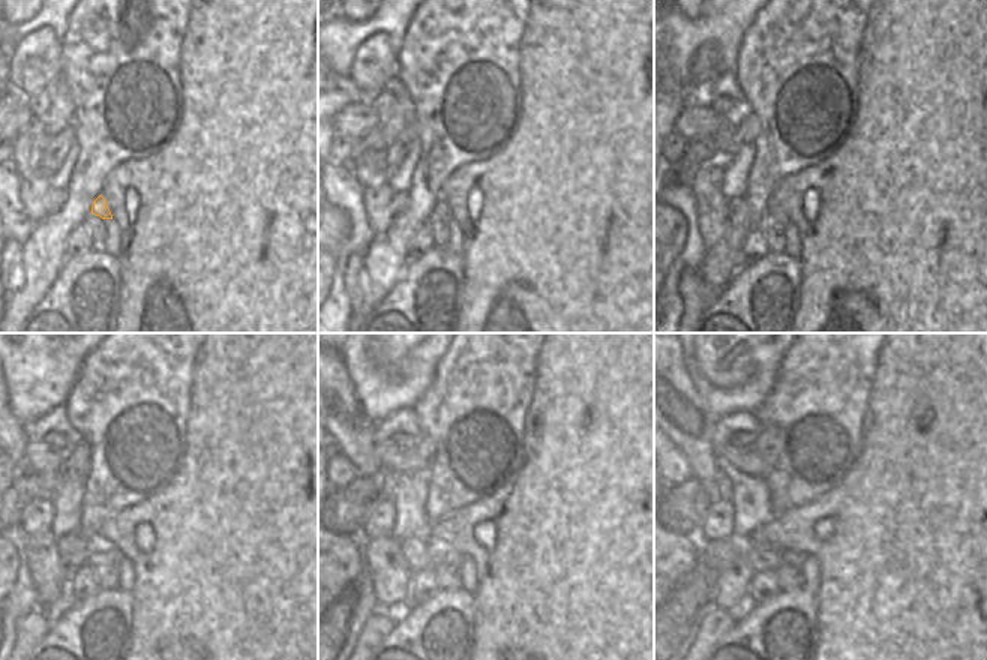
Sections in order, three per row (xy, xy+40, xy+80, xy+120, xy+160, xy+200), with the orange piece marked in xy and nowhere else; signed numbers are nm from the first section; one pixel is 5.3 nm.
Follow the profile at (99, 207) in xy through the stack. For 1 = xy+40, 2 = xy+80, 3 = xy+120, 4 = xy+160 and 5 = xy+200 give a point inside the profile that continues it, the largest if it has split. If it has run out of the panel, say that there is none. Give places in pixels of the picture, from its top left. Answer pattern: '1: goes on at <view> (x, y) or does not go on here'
1: goes on at xy+40 (440, 209)
2: goes on at xy+80 (777, 216)
3: goes on at xy+120 (102, 552)
4: goes on at xy+160 (438, 554)
5: goes on at xy+200 (795, 560)

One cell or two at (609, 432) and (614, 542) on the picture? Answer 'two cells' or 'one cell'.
one cell

